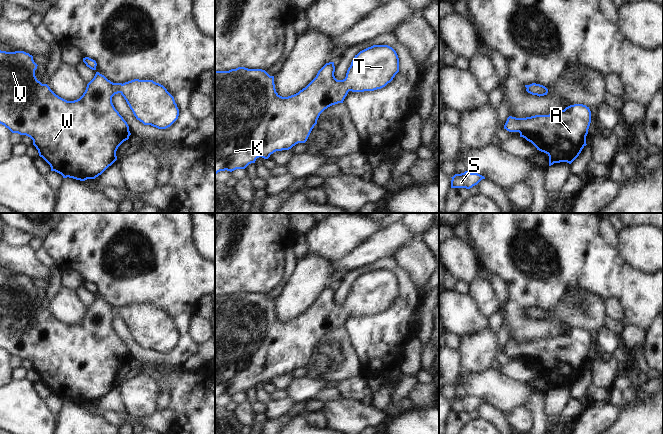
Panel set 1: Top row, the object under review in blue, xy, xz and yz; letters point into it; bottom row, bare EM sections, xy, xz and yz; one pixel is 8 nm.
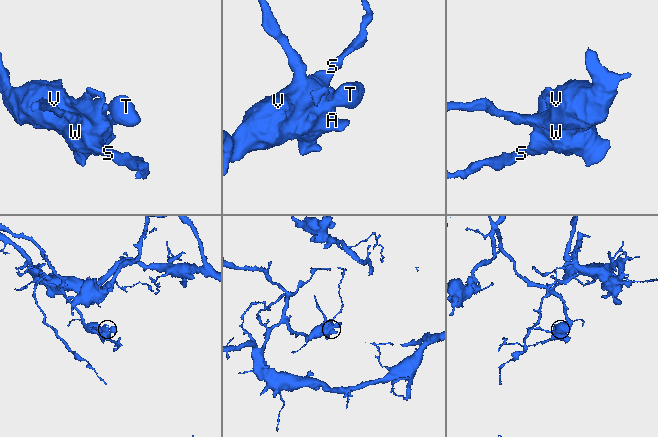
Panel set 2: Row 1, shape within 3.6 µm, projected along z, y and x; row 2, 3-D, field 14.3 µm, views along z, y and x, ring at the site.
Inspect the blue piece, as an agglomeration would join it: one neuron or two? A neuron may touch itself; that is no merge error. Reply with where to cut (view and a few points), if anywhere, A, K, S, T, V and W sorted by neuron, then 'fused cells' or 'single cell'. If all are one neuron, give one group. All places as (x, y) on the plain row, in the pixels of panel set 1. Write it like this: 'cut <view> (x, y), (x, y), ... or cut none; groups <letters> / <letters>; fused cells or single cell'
cut none; groups A K S T V W; single cell

